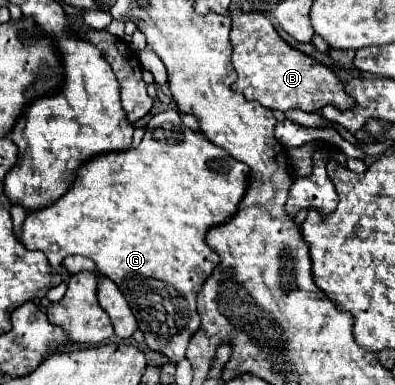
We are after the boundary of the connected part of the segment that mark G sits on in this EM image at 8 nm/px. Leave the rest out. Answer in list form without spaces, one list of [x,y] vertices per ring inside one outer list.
[[[166,110],[162,114],[156,114],[148,128],[146,128],[146,134],[144,134],[144,140],[140,142],[138,148],[130,148],[126,152],[110,152],[110,154],[100,154],[92,160],[88,160],[86,164],[80,166],[78,170],[78,176],[72,184],[72,188],[66,192],[66,196],[62,196],[60,200],[56,200],[56,204],[44,208],[44,210],[38,210],[38,212],[28,212],[26,220],[24,220],[24,226],[22,226],[22,236],[20,236],[20,242],[28,248],[28,250],[40,250],[48,256],[50,264],[56,268],[62,264],[62,260],[66,256],[72,256],[72,254],[80,254],[80,256],[86,256],[86,258],[92,258],[98,266],[98,270],[108,276],[110,280],[114,280],[118,284],[118,288],[122,290],[124,298],[128,300],[134,316],[136,316],[136,322],[138,322],[138,328],[144,332],[144,342],[150,350],[154,352],[160,352],[164,354],[170,362],[180,362],[184,360],[184,352],[186,352],[186,346],[188,342],[192,340],[194,332],[200,328],[200,316],[196,312],[196,296],[202,288],[202,284],[206,282],[206,278],[210,276],[210,272],[220,264],[220,258],[218,254],[206,244],[206,234],[208,230],[212,230],[214,226],[220,226],[224,222],[228,222],[232,218],[232,214],[238,212],[238,204],[240,200],[244,198],[244,192],[248,188],[248,180],[250,180],[250,168],[244,166],[244,162],[238,162],[236,158],[232,158],[224,148],[212,144],[204,134],[200,132],[192,132],[190,128],[186,128],[182,124],[182,116],[176,112],[176,110]]]

